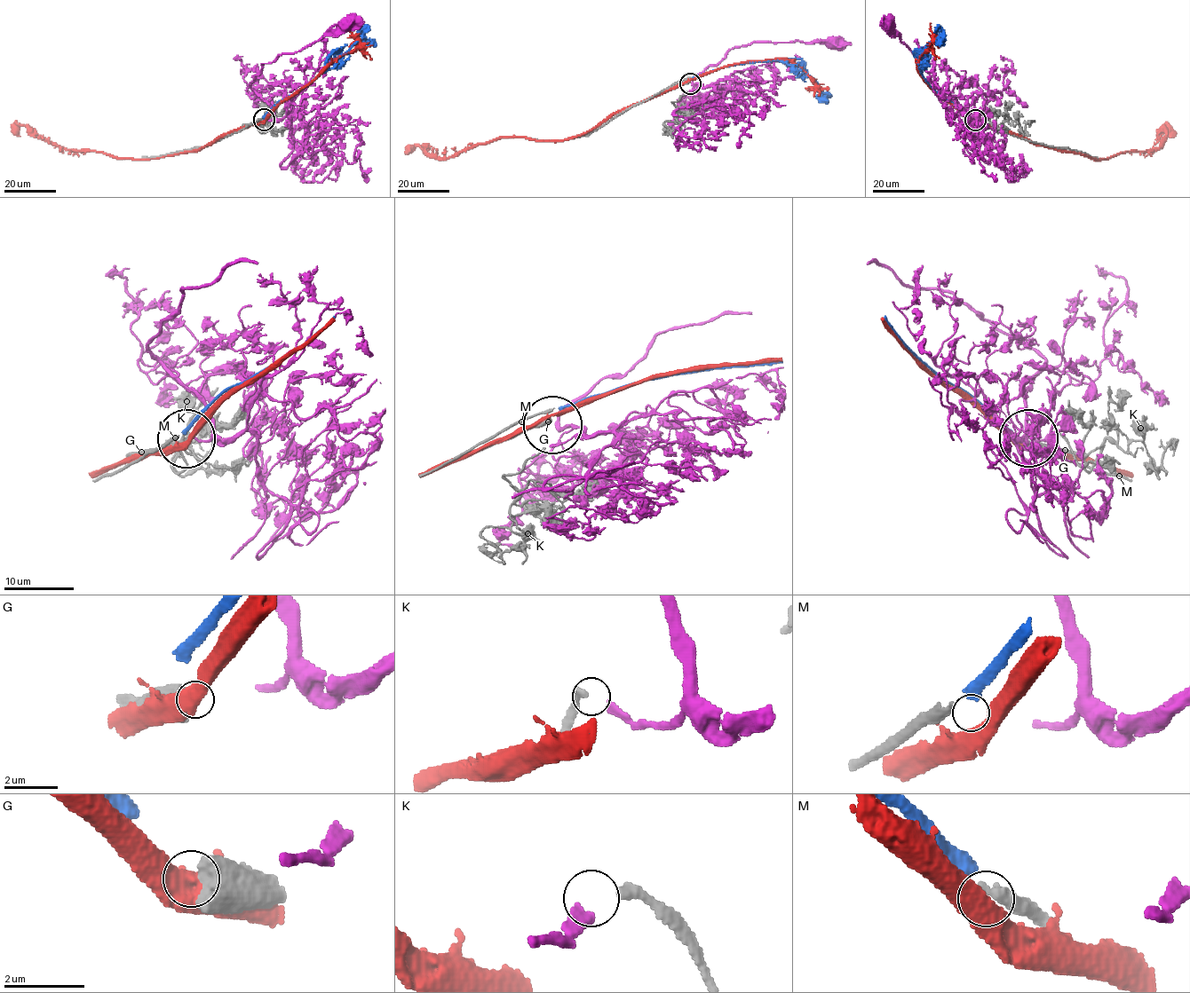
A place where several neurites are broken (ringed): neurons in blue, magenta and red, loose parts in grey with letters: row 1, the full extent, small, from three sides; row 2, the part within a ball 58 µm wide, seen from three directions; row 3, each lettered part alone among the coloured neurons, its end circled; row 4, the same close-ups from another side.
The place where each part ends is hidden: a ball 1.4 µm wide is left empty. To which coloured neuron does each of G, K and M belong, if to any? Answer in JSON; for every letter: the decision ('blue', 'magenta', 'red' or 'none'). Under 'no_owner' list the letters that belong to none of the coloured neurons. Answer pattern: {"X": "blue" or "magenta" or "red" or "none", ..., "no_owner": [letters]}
{"G": "none", "K": "magenta", "M": "blue", "no_owner": ["G"]}

